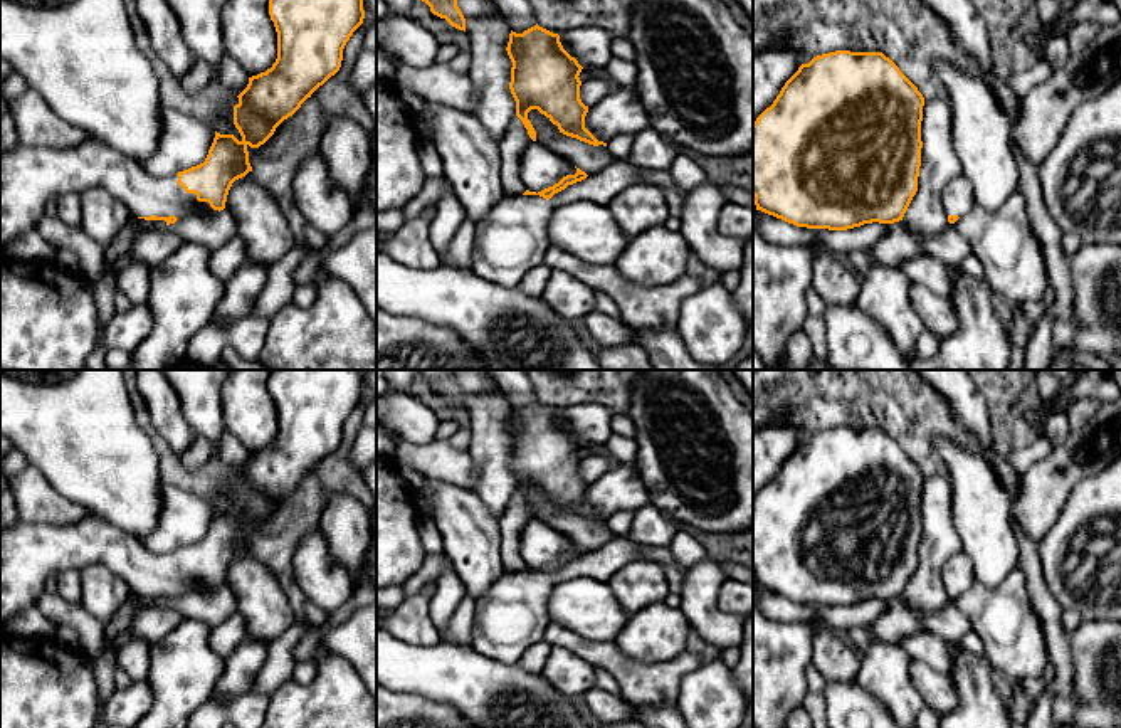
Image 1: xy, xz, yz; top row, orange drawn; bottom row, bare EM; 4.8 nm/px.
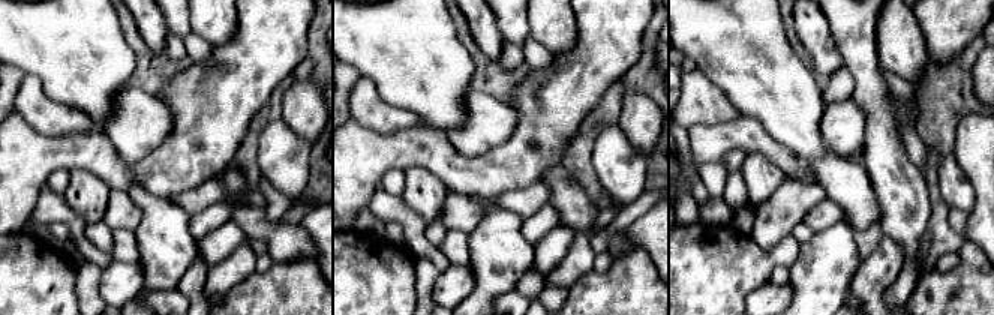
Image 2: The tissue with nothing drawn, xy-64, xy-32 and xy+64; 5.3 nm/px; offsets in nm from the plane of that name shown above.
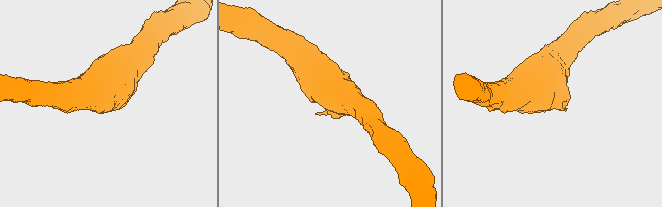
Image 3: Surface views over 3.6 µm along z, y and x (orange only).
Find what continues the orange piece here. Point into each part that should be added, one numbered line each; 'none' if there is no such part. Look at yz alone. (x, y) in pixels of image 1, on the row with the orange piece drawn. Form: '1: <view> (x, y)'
1: yz (957, 197)

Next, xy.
1: xy (31, 175)

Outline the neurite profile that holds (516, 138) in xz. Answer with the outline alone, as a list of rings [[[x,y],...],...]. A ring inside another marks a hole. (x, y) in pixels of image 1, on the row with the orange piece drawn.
[[[514,116],[497,145],[501,156],[501,183],[508,197],[523,195],[528,190],[521,178],[521,155],[531,141],[523,121]]]

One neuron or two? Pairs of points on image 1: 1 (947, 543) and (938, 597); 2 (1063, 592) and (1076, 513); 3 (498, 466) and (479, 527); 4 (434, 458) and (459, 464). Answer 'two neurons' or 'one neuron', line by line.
1: one neuron
2: one neuron
3: two neurons
4: one neuron

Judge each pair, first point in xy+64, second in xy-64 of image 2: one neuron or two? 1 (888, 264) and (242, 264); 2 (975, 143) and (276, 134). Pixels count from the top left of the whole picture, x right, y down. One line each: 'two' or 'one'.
1: two
2: two

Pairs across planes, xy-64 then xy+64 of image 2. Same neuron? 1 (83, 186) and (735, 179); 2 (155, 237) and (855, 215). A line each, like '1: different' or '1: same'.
1: different
2: different

